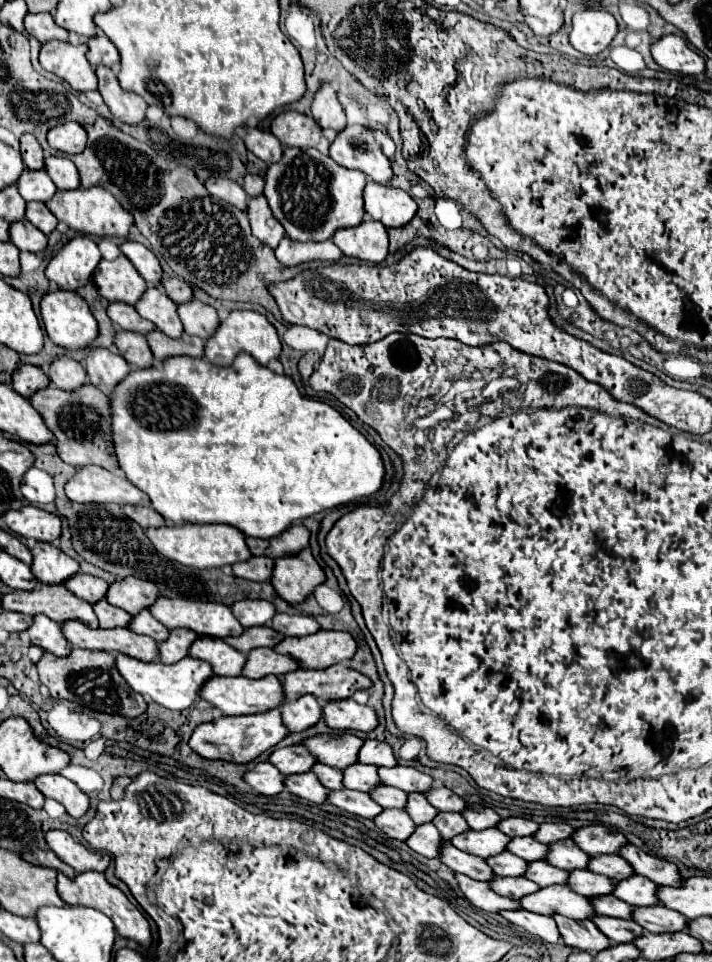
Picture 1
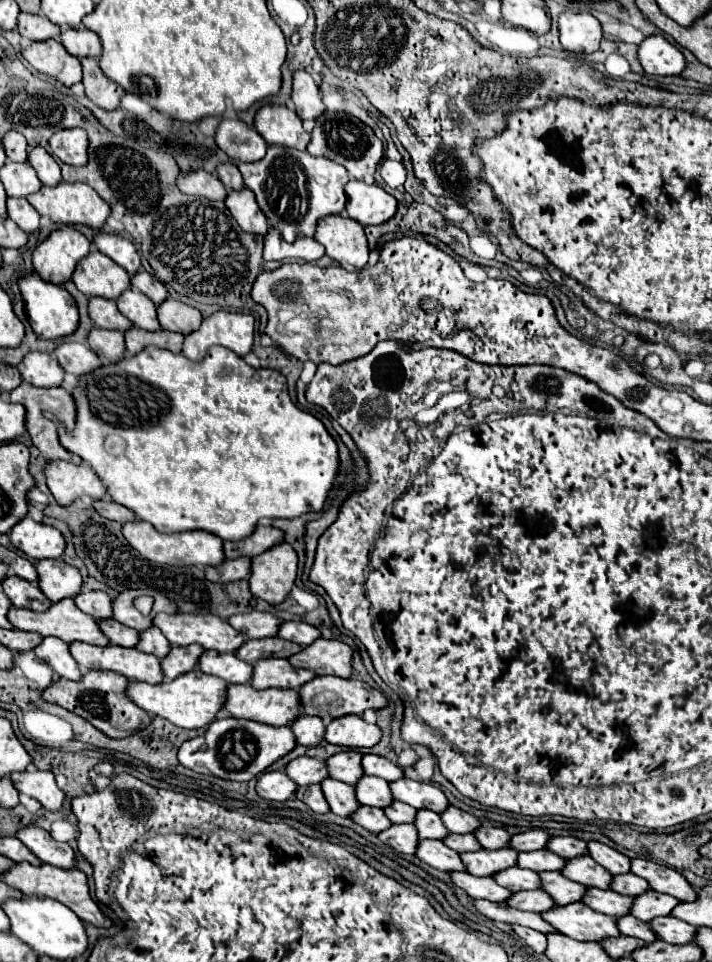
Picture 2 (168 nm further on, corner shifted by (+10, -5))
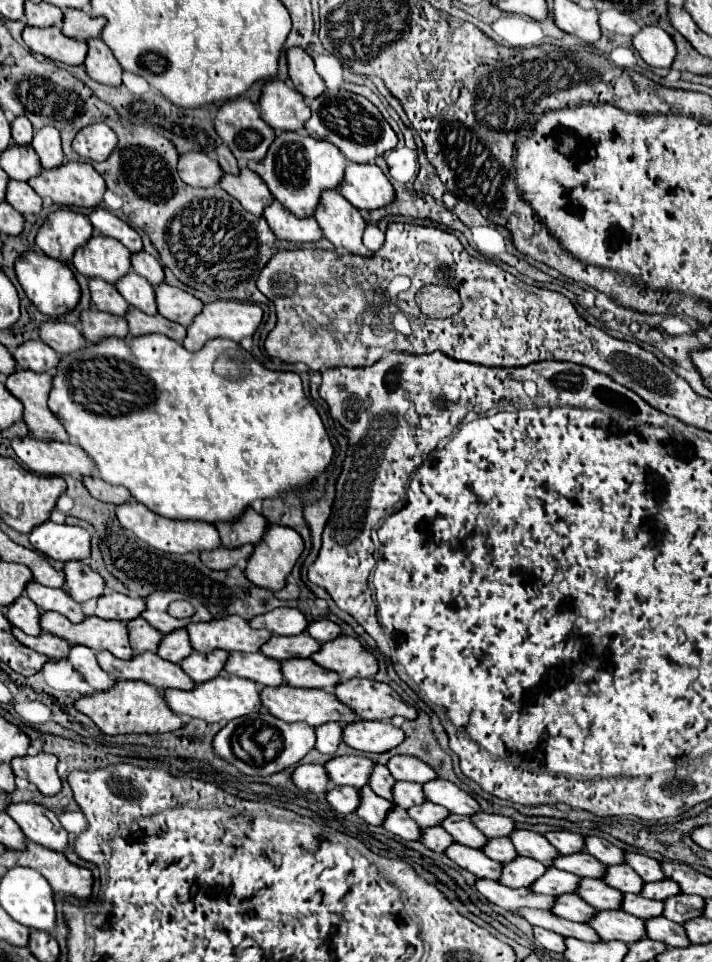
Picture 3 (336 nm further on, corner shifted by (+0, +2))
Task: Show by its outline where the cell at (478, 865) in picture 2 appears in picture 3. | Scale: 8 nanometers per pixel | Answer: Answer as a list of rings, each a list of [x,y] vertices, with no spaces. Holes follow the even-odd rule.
[[[517,856],[511,862],[501,864],[501,884],[509,888],[521,888],[521,886],[531,886],[537,876],[545,872],[545,866],[539,860],[531,860],[527,856]]]

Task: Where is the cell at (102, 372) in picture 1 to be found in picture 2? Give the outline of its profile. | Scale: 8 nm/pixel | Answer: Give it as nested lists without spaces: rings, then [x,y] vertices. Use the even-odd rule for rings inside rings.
[[[63,341],[55,347],[53,351],[55,359],[59,361],[59,365],[65,369],[65,373],[71,373],[75,377],[89,373],[93,369],[97,369],[99,357],[83,343],[75,343],[75,341]]]

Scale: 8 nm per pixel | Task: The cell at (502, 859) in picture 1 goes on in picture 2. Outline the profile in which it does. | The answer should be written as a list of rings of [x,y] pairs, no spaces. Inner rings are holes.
[[[509,867],[507,871],[499,871],[493,877],[499,885],[515,891],[525,891],[525,889],[541,889],[541,879],[539,873],[535,871],[527,871],[521,867]]]

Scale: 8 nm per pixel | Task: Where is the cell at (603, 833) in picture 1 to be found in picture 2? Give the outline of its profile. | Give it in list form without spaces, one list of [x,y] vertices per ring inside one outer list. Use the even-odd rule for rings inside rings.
[[[591,841],[589,843],[589,855],[601,865],[605,867],[611,875],[623,875],[623,873],[629,873],[631,871],[631,859],[615,849],[611,849],[609,845],[605,843],[597,843],[597,841]]]

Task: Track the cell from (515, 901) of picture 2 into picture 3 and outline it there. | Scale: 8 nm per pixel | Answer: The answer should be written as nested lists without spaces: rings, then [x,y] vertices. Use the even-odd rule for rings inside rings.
[[[559,894],[555,896],[553,912],[573,922],[587,922],[589,916],[593,916],[595,908],[589,906],[585,900],[581,900],[577,894]]]

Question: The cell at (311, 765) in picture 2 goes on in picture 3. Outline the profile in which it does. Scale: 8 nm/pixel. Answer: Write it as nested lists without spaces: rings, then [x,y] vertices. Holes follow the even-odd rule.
[[[337,756],[327,760],[323,766],[333,784],[337,786],[347,784],[353,788],[361,788],[367,784],[369,768],[373,766],[373,762],[363,756]]]

